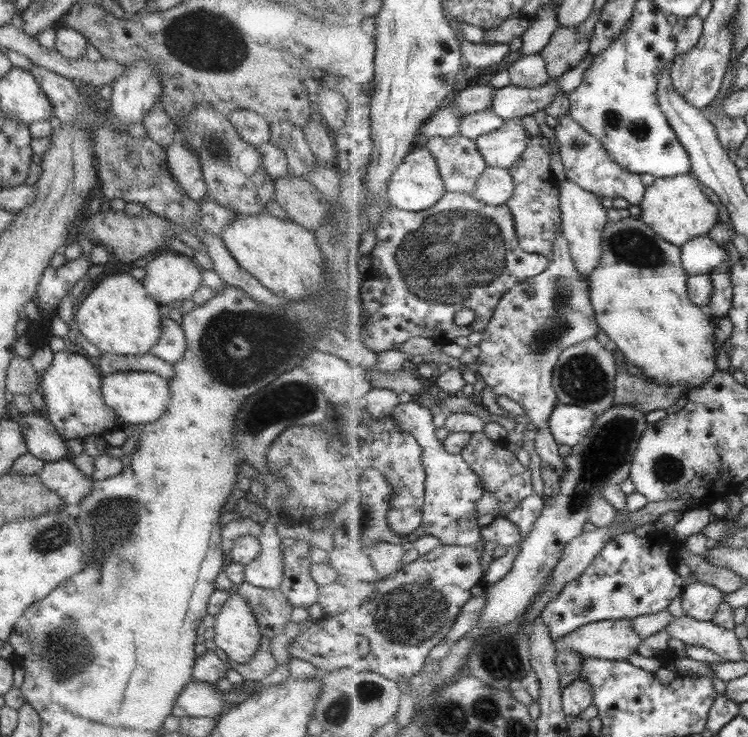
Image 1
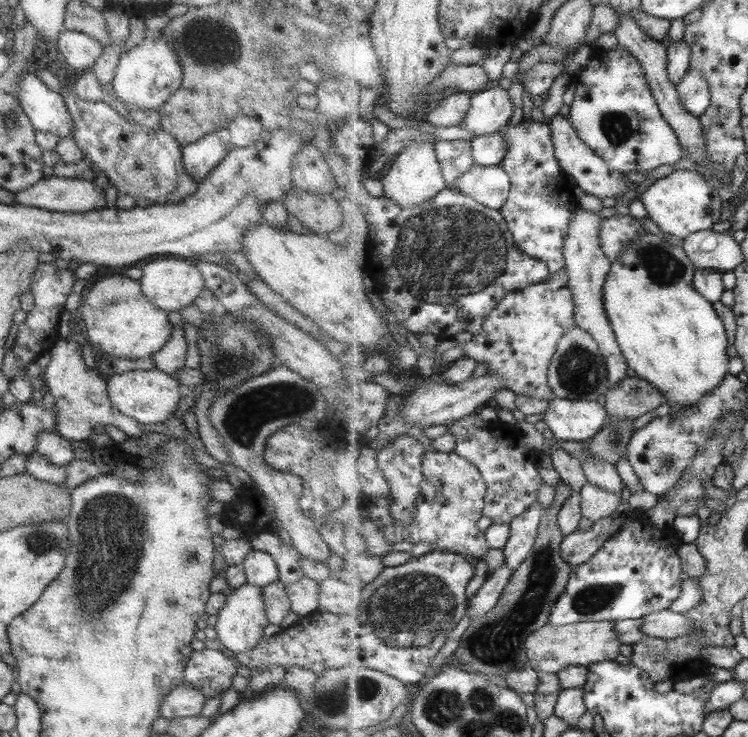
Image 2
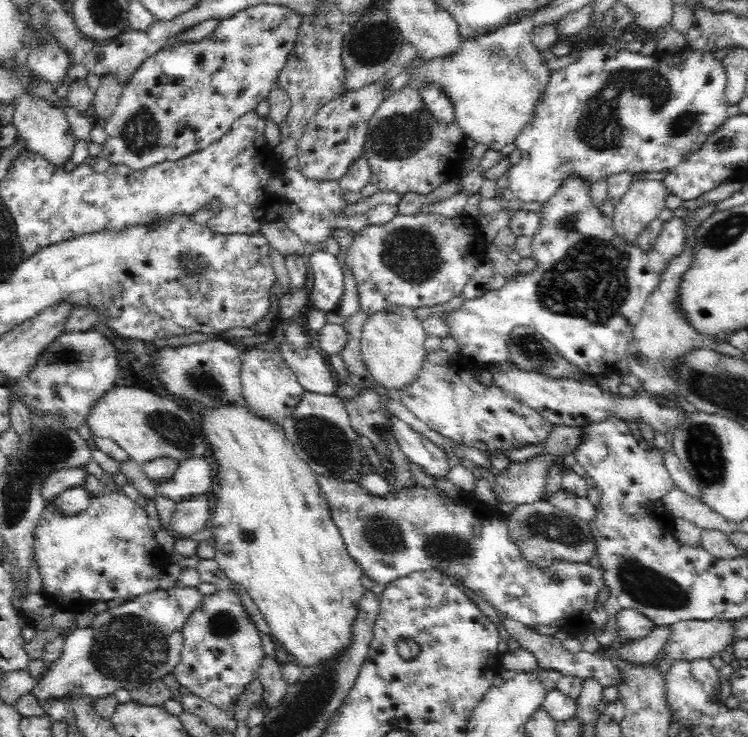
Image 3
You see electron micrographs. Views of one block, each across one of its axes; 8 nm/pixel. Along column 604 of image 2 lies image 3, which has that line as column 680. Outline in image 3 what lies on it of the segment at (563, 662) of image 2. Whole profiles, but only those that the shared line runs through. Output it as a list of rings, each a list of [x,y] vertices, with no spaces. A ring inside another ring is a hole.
[[[730,620],[675,622],[669,626],[662,654],[672,662],[711,660],[726,646],[732,645],[732,631]]]

